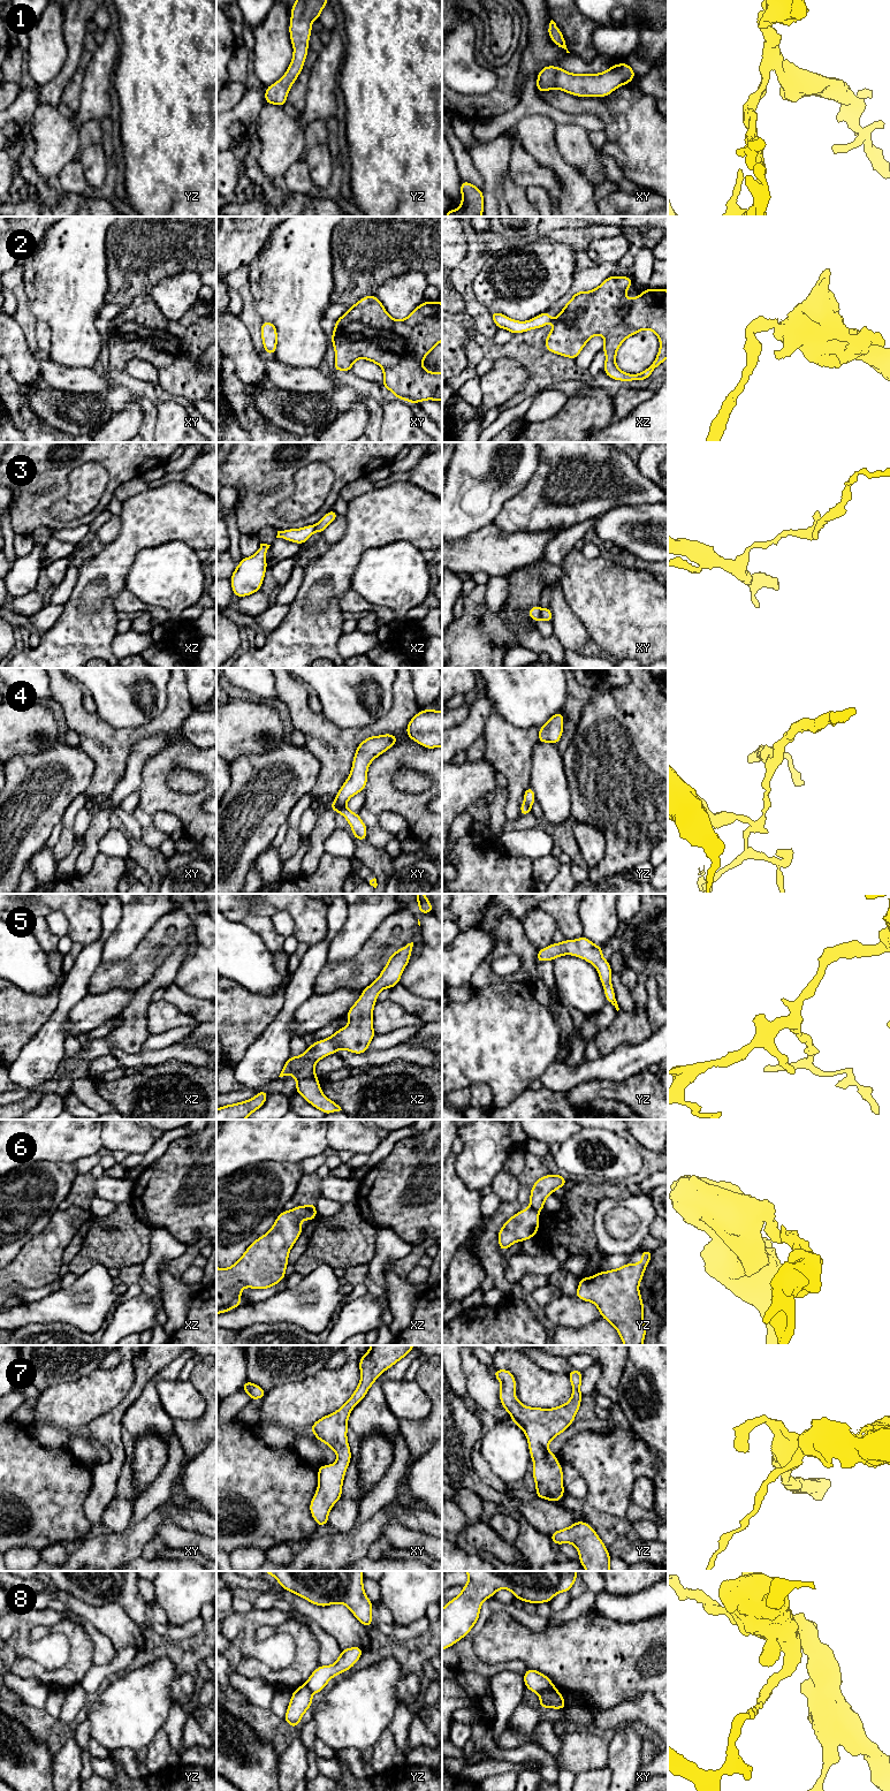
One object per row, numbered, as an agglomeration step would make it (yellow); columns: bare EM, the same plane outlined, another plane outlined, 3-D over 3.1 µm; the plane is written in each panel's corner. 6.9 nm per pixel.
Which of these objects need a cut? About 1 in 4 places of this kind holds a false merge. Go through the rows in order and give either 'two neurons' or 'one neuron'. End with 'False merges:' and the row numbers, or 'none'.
1: one neuron
2: two neurons
3: two neurons
4: two neurons
5: one neuron
6: two neurons
7: one neuron
8: two neurons
False merges: 2, 3, 4, 6, 8

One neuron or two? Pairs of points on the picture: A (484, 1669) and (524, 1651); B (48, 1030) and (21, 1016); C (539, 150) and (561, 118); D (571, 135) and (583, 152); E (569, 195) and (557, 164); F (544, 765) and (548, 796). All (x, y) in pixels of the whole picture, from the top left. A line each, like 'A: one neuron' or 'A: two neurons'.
A: two neurons
B: two neurons
C: two neurons
D: one neuron
E: one neuron
F: one neuron

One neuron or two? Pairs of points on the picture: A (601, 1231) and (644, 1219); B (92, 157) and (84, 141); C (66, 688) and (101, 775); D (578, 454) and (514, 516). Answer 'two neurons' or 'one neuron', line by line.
A: one neuron
B: two neurons
C: one neuron
D: one neuron

